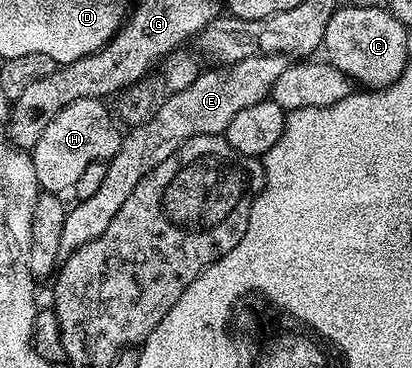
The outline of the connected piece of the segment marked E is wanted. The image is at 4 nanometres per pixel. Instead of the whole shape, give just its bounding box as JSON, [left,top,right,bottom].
[60,55,288,255]

